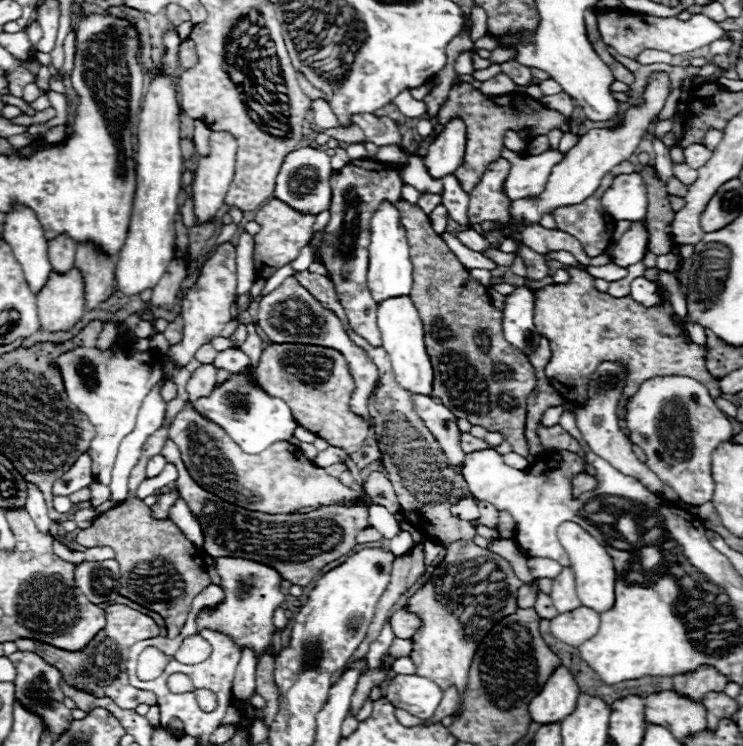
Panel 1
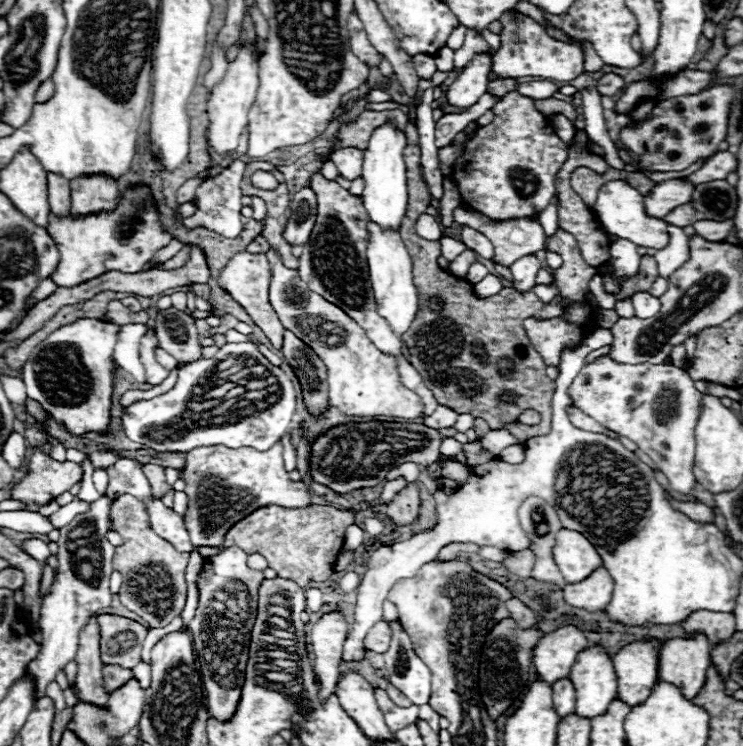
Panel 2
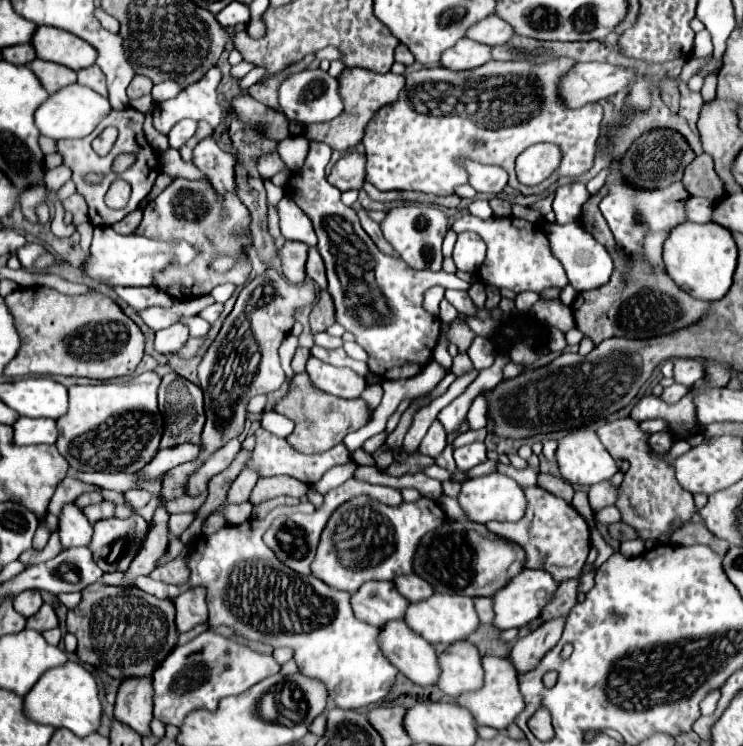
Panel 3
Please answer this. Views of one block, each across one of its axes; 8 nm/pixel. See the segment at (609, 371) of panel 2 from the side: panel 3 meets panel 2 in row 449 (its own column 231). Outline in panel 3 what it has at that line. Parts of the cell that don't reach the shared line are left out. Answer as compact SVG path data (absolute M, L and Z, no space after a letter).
M206 630L200 636L196 636L194 640L174 648L168 658L162 662L162 666L158 666L158 670L154 672L154 716L160 718L164 724L174 724L174 726L182 726L184 718L194 712L194 710L216 710L220 700L226 696L234 696L234 694L242 694L246 692L250 686L254 686L256 682L278 674L280 672L280 664L274 660L272 654L260 654L244 644L238 644L222 634L216 634L214 630Z

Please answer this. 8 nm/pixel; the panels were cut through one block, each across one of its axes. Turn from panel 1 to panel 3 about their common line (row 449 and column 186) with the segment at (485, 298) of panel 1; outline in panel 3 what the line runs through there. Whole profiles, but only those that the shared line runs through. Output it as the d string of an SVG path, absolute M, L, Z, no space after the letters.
M172 514L170 522L168 522L170 534L172 536L180 536L190 526L192 520L194 520L194 514Z

